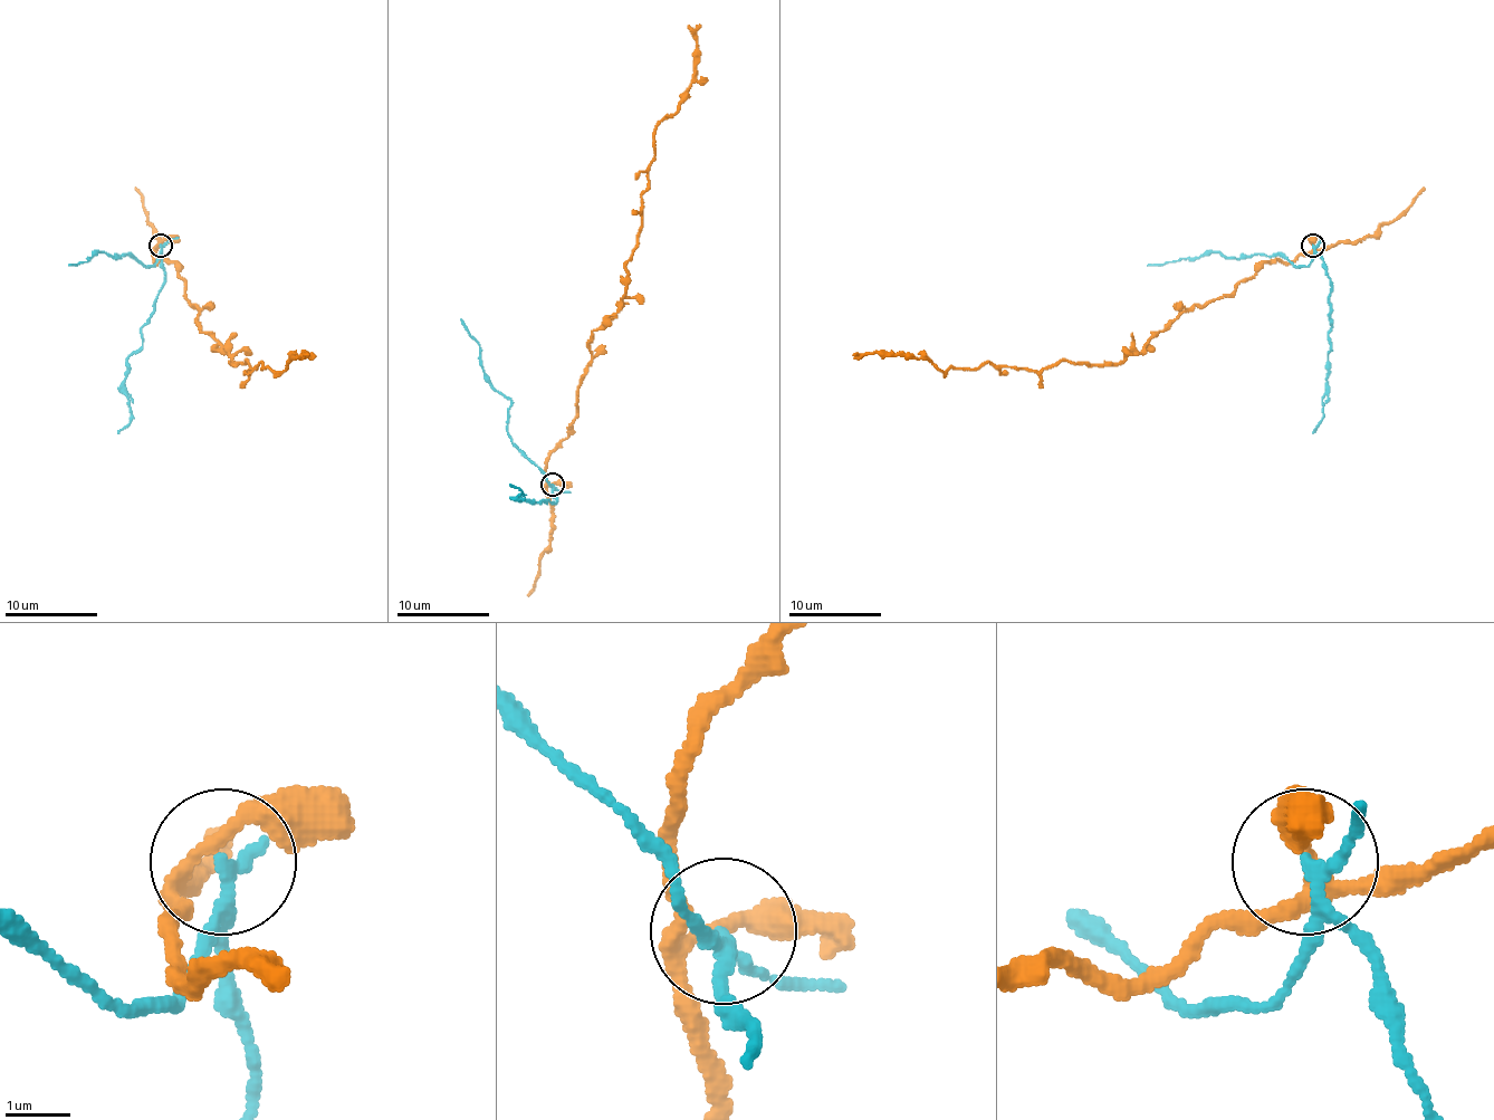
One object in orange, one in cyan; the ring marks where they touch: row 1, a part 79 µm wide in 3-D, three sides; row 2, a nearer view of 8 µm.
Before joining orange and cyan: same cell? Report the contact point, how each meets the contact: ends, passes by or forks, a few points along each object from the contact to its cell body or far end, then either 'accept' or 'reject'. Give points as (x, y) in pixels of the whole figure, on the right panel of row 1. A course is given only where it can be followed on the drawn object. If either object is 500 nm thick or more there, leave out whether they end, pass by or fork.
place (1312, 246); orange forks; cyan forks; course orange (1313, 245), (1283, 264), (1264, 264), (1227, 296), (1183, 310), (1118, 363), (940, 371), (901, 354), (854, 359); course cyan (1313, 245), (1313, 257), (1306, 266), (1292, 266), (1279, 254), (1229, 259), (1208, 251), (1197, 259), (1148, 266); reject

